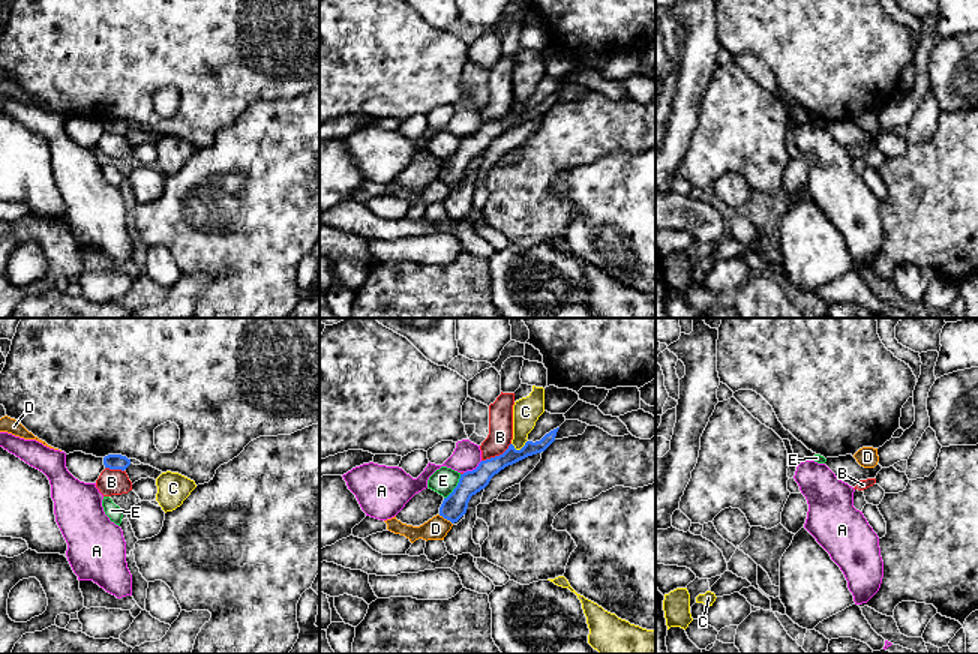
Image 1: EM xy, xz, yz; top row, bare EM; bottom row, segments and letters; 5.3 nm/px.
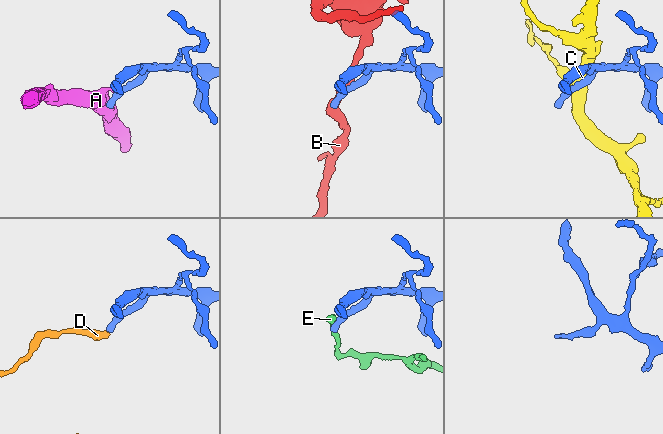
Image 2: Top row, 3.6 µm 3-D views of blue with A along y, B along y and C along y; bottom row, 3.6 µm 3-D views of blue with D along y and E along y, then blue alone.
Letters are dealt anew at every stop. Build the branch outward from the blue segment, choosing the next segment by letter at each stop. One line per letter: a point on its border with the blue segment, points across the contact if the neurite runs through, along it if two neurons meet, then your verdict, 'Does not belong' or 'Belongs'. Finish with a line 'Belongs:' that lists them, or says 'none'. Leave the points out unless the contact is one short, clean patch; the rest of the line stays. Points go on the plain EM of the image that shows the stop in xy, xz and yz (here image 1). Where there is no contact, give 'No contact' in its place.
A: Touches blue at xz (473, 134). Boundary: xz (482, 125), (464, 137). Does not belong
B: Touches blue at xz (497, 120). Does not belong
C: Touches blue at xz (521, 113). Boundary: xz (527, 104), (519, 113), (512, 108). Does not belong
D: Touches blue at xz (446, 182). Boundary: xz (438, 179), (452, 188). Does not belong
E: Touches blue at xz (456, 150). Boundary: xz (461, 138), (456, 150), (444, 162). Does not belong
Belongs: none

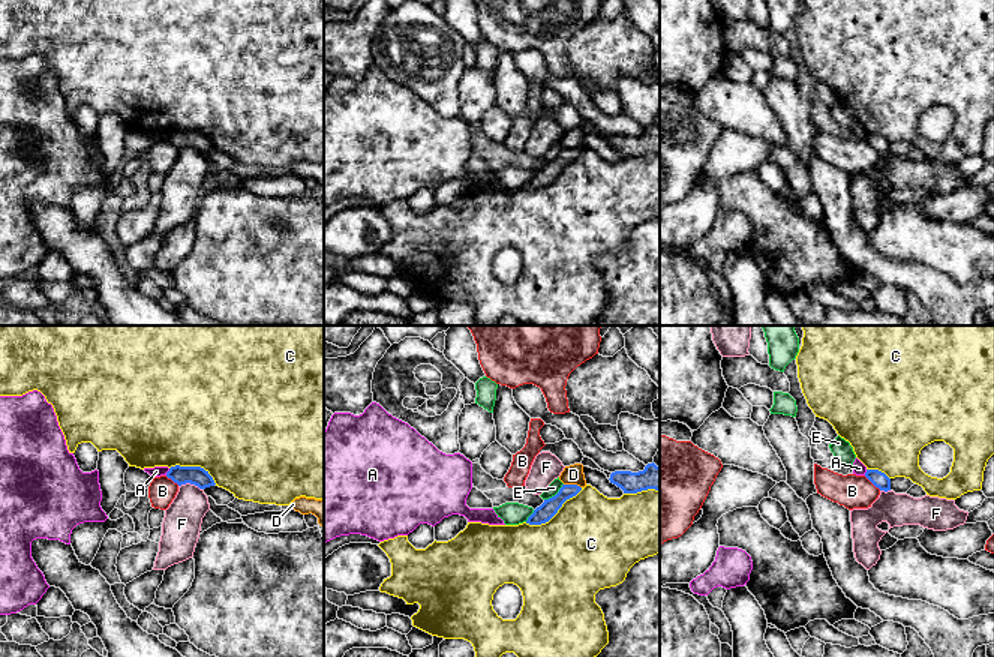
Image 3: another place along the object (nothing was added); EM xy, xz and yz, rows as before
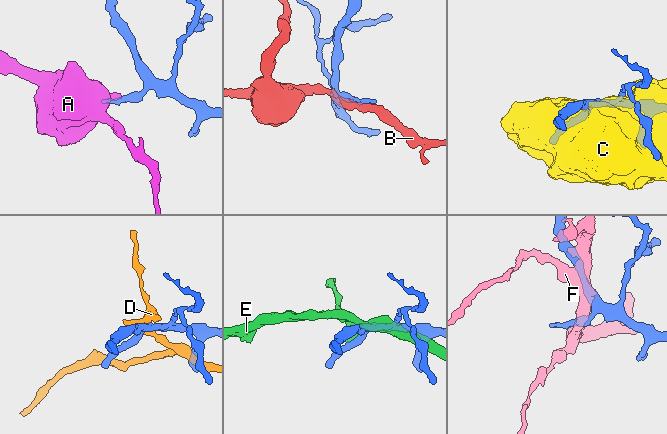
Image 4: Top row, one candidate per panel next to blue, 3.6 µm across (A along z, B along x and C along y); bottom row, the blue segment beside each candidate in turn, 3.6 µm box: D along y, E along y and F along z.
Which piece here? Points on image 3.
A: Touches blue at xy (168, 135). Boundary: xy (170, 132), (165, 138). Does not belong
B: Touches blue at yz (873, 147). Does not belong
C: Touches blue at xz (553, 179). Does not belong
D: Touches blue at xz (573, 149). Does not belong
E: Touches blue at xz (556, 158). Does not belong
F: Touches blue at xy (191, 147). Boundary: xy (179, 149), (189, 147), (201, 153). Does not belong
Belongs: none

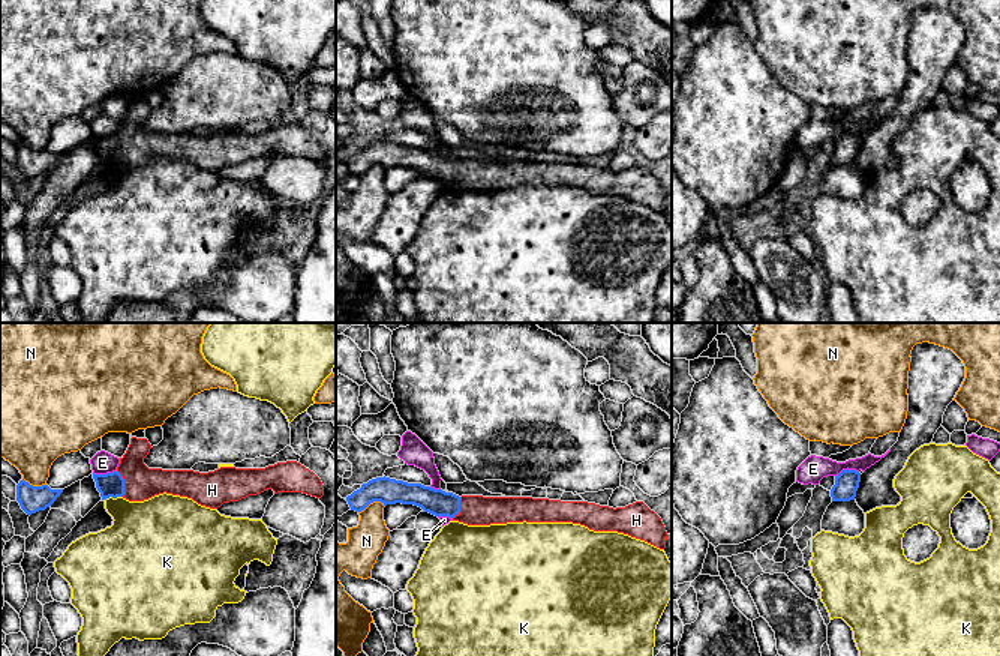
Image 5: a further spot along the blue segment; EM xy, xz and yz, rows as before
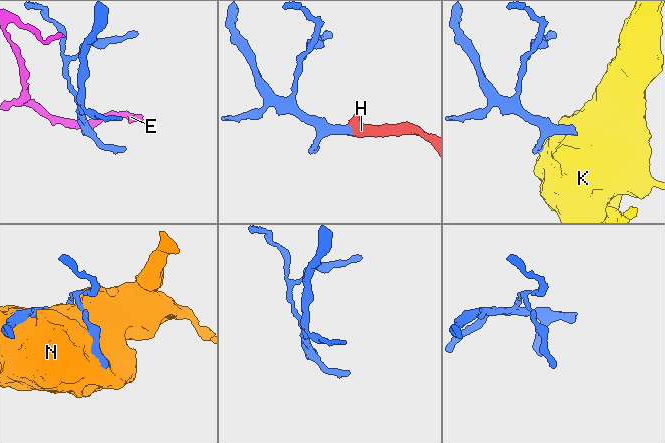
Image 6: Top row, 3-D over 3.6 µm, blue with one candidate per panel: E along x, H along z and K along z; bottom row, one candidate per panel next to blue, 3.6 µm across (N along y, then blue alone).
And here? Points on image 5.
E: Touches blue at xy (104, 138). Boundary: xy (116, 134), (93, 137). Does not belong
H: Touches blue at xy (123, 147). Path across: xy (111, 147), (123, 147), (141, 146). Belongs
K: Touches blue at xy (113, 161). Does not belong
N: Touches blue at xz (371, 165). Does not belong
Belongs: H

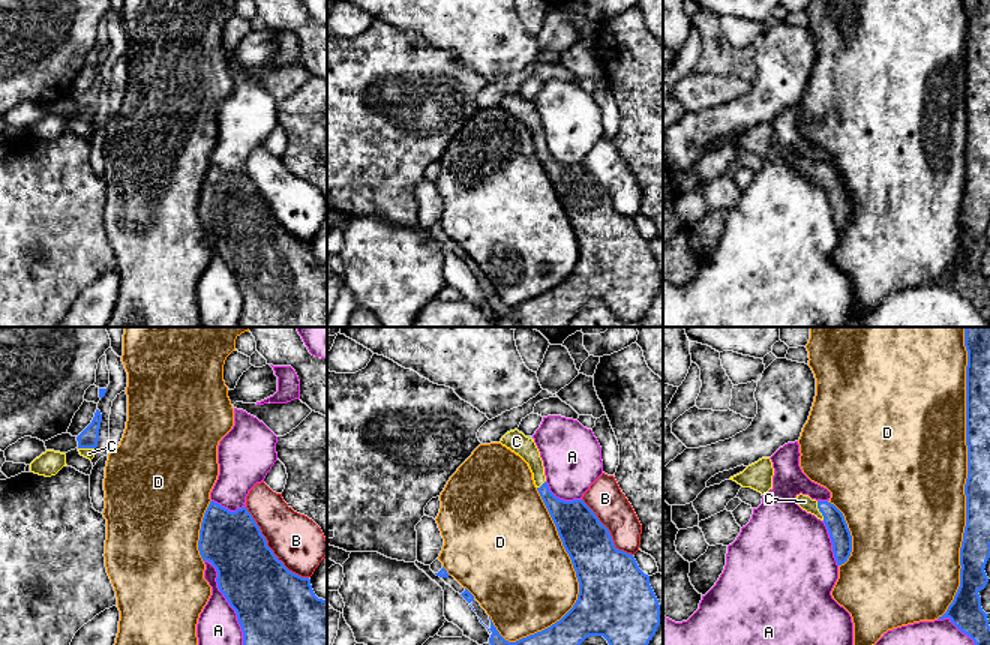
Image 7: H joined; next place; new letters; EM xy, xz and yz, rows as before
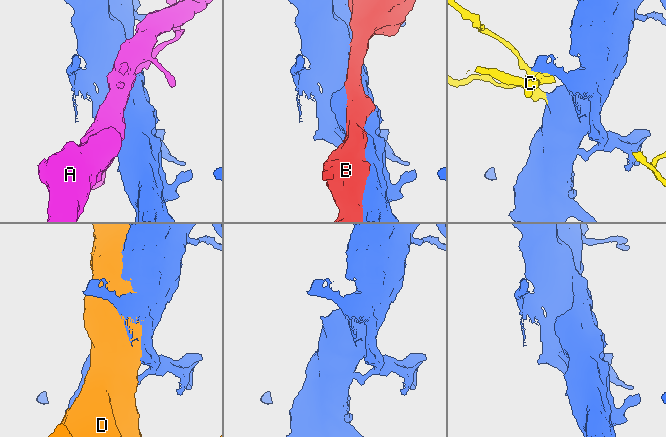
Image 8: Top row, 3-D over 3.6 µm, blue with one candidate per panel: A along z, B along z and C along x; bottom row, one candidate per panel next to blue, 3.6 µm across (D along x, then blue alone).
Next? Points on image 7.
A: Touches blue at xy (234, 273). Does not belong
B: Touches blue at xy (269, 212). Does not belong
C: Touches blue at yz (819, 174). Belongs
D: Touches blue at yz (966, 143). Does not belong
Belongs: C

